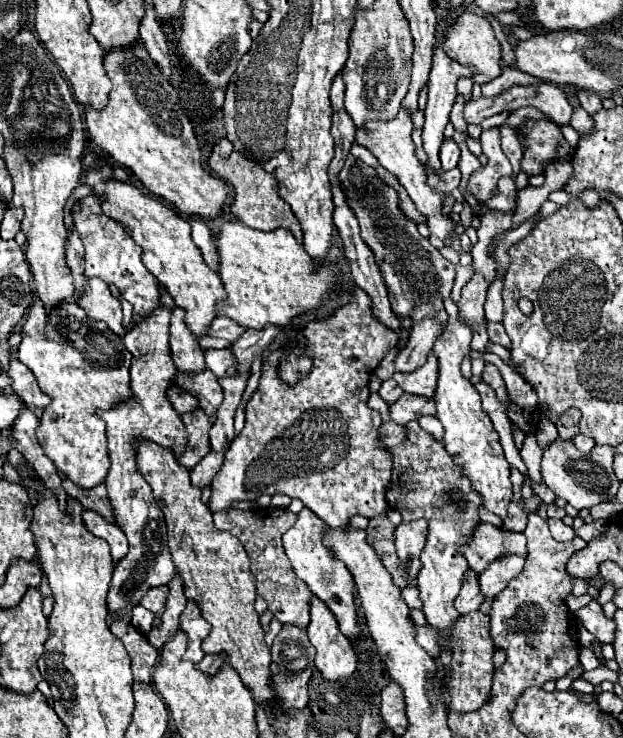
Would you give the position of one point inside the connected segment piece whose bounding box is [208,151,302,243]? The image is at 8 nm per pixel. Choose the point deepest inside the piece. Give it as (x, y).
(256, 201)

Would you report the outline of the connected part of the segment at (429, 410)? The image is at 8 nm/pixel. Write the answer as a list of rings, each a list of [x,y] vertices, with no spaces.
[[[402,393],[402,397],[394,401],[394,405],[390,405],[390,417],[398,425],[406,425],[408,421],[420,419],[420,415],[436,415],[432,399]]]

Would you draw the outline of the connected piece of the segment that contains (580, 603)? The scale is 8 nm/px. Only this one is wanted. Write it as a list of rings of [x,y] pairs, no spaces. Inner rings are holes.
[[[571,593],[566,596],[566,605],[572,613],[577,610],[577,608],[583,607],[592,601],[592,597],[586,593],[580,597],[575,597]]]

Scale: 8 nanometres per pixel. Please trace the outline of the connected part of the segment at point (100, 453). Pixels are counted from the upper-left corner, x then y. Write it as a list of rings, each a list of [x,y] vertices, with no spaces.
[[[36,297],[30,305],[24,323],[22,323],[22,341],[18,345],[18,361],[22,361],[36,377],[40,389],[52,399],[50,405],[44,409],[40,427],[36,429],[38,443],[42,445],[44,453],[54,461],[54,465],[76,485],[94,487],[104,483],[108,473],[108,449],[106,449],[106,435],[104,435],[104,421],[98,415],[98,409],[110,409],[120,399],[130,397],[130,363],[132,355],[124,347],[124,337],[110,333],[108,325],[100,321],[90,321],[86,311],[74,301],[62,301],[50,311],[50,325],[48,313],[42,301]]]

